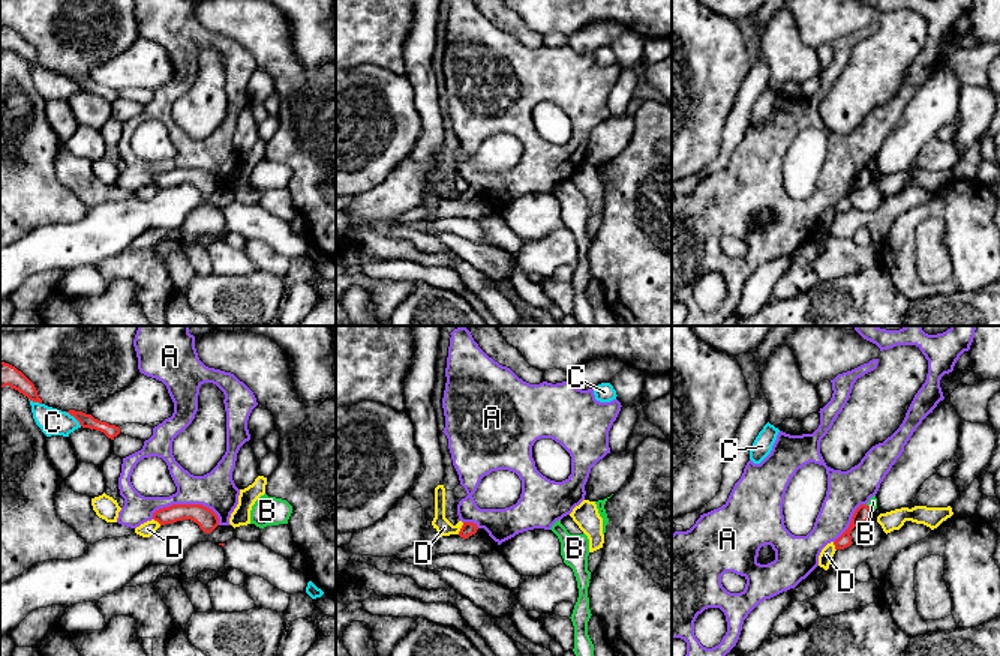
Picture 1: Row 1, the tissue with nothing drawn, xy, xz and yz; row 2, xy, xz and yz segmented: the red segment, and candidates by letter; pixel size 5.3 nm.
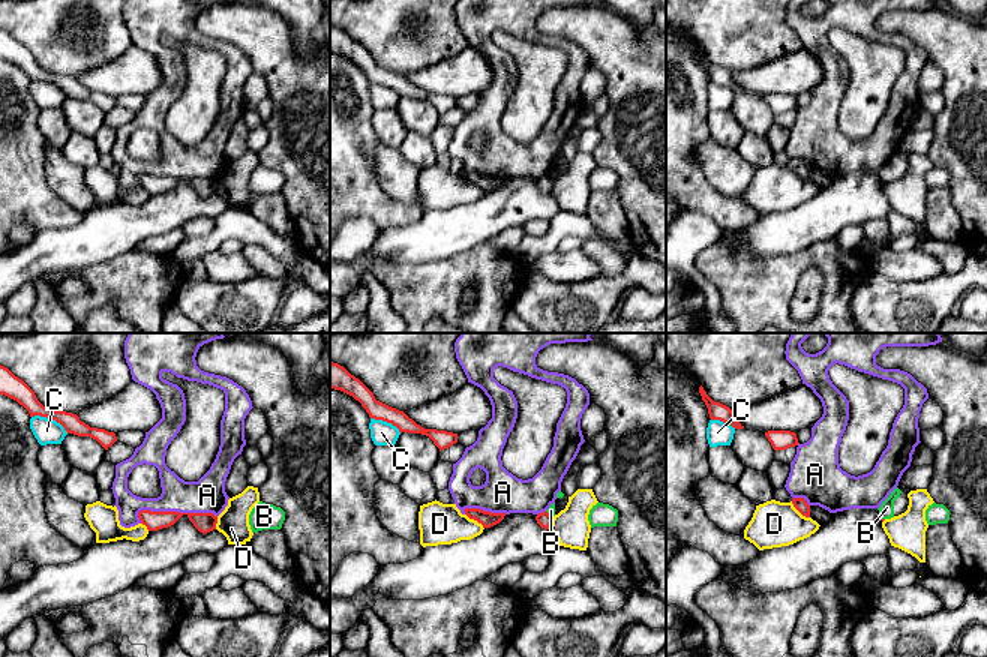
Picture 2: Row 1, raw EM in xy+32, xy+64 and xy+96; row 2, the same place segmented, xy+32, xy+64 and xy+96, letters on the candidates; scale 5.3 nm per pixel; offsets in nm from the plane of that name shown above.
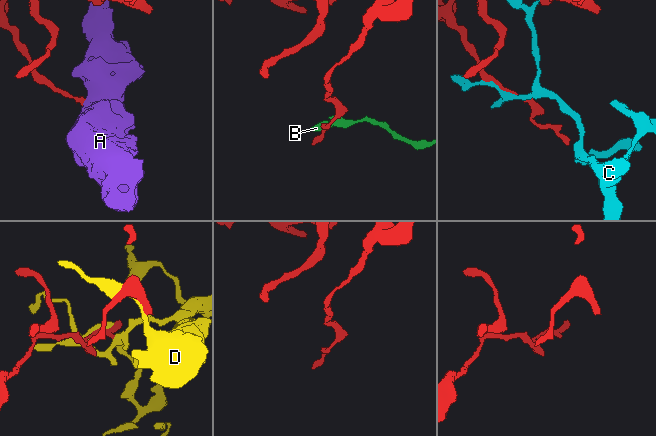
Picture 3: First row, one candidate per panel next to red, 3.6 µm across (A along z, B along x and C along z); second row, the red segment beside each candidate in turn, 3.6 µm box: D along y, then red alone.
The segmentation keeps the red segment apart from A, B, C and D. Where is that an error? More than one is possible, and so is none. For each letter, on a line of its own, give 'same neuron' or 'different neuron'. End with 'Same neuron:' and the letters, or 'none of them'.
A: different neuron
B: different neuron
C: different neuron
D: different neuron
Same neuron: none of them

